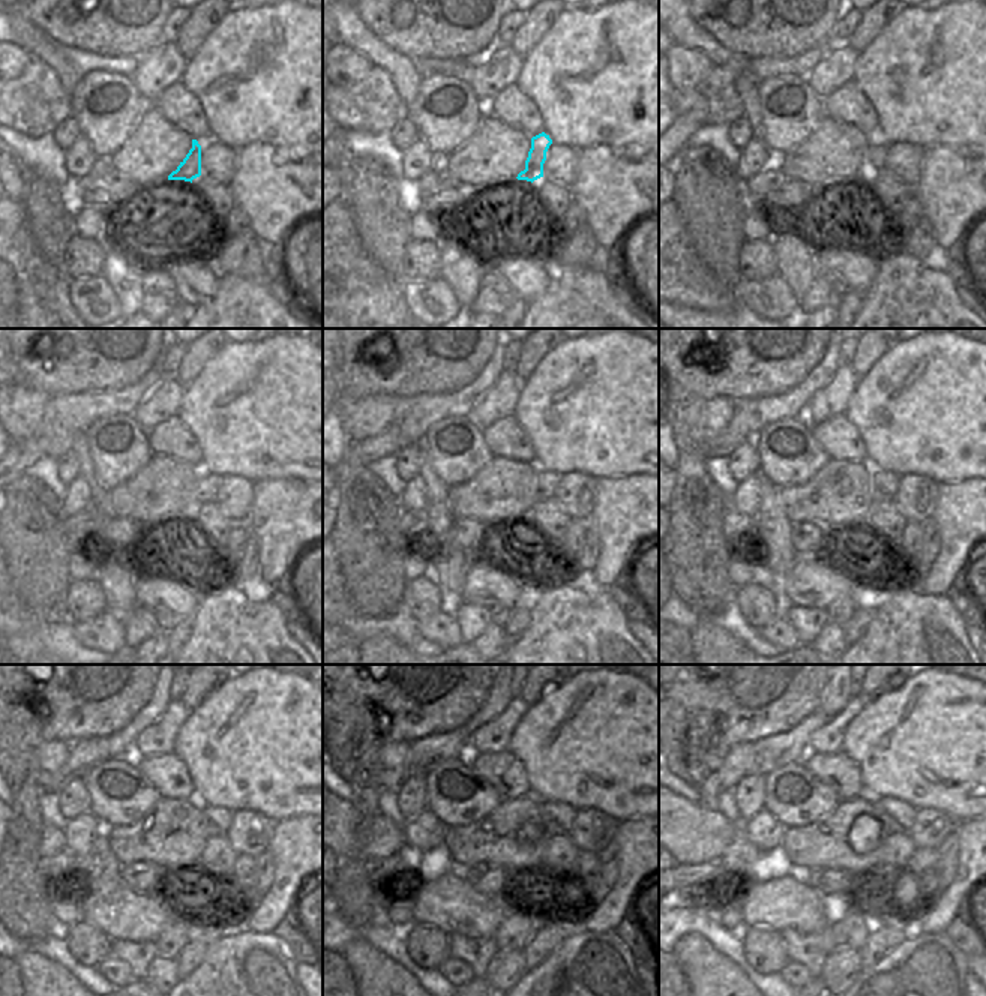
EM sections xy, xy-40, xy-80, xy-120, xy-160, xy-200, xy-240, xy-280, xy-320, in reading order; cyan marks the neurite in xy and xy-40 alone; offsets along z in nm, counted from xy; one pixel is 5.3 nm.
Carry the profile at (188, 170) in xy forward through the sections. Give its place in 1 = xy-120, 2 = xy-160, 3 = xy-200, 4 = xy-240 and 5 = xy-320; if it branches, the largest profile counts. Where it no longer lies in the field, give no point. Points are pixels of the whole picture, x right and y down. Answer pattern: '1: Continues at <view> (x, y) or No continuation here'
1: Continues at xy-120 (206, 485)
2: Continues at xy-160 (545, 482)
3: Continues at xy-200 (883, 483)
4: Continues at xy-240 (216, 819)
5: Continues at xy-320 (899, 816)

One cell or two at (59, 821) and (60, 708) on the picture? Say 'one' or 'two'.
two

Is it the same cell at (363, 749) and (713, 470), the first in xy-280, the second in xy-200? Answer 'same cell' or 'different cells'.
different cells

